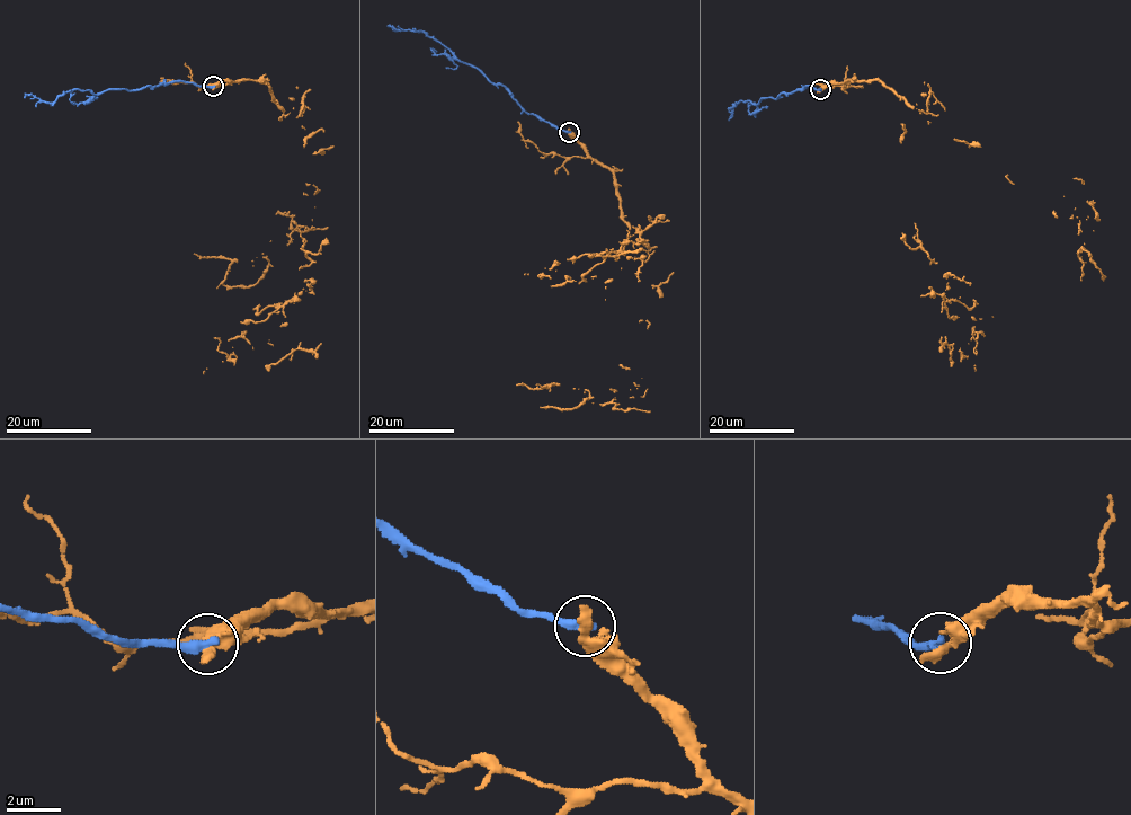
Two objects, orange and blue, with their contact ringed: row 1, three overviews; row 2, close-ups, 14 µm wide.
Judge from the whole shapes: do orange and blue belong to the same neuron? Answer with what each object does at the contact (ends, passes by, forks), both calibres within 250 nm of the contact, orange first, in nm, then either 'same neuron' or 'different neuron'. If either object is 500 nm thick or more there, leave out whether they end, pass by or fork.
calibres 500 and 380 nm; different neuron

